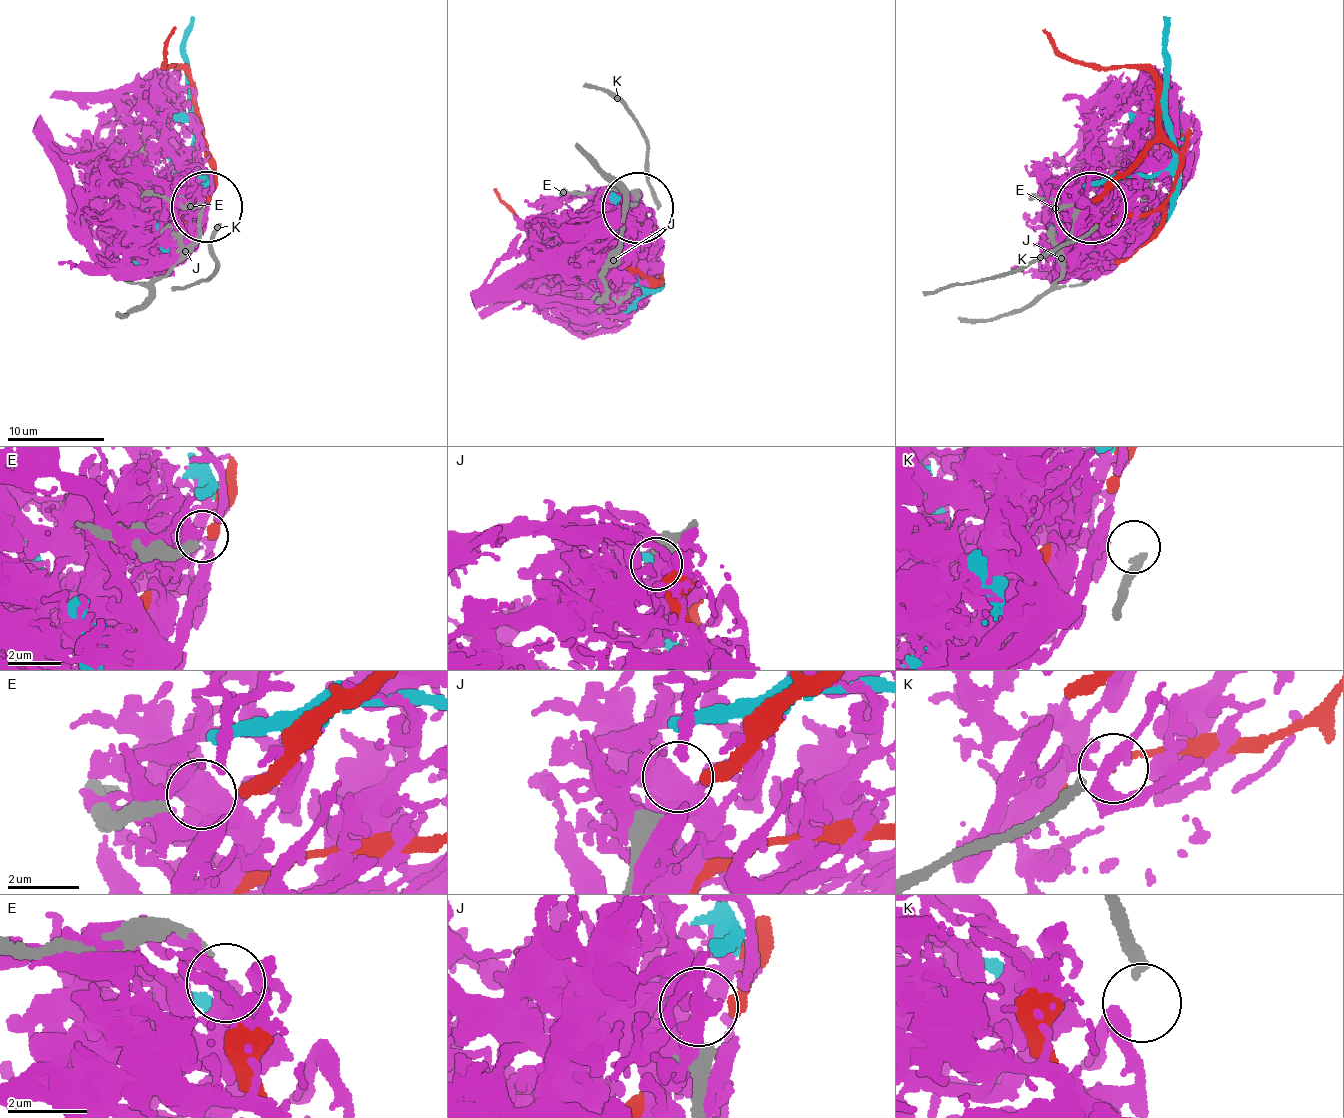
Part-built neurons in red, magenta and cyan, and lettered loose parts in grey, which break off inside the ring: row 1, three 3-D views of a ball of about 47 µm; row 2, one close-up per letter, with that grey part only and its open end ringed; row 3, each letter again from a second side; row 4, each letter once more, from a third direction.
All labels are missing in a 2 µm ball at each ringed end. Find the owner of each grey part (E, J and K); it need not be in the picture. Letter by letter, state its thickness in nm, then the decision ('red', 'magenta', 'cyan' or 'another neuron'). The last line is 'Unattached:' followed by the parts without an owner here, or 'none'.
E: 200 nm | red
J: 280 nm | another neuron
K: 280 nm | another neuron
Unattached: J, K

